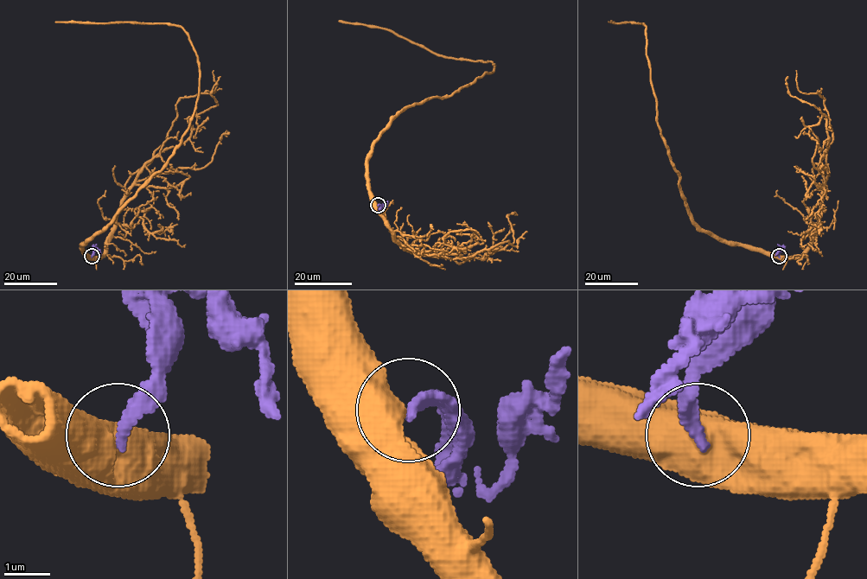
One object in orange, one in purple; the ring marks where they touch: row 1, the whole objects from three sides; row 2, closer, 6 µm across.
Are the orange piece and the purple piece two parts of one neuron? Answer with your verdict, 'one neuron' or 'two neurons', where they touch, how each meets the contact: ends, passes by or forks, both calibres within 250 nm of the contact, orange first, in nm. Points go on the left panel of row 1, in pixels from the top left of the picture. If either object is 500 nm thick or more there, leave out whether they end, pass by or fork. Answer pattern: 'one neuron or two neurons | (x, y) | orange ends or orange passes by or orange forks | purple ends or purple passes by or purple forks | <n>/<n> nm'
two neurons | (92, 256) | 700/280 nm

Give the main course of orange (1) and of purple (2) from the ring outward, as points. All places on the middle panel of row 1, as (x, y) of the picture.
1: (377, 205), (368, 163), (380, 132), (399, 111), (450, 95), (494, 66), (437, 55), (385, 28), (338, 21)
2: (377, 205), (382, 210), (387, 201)

